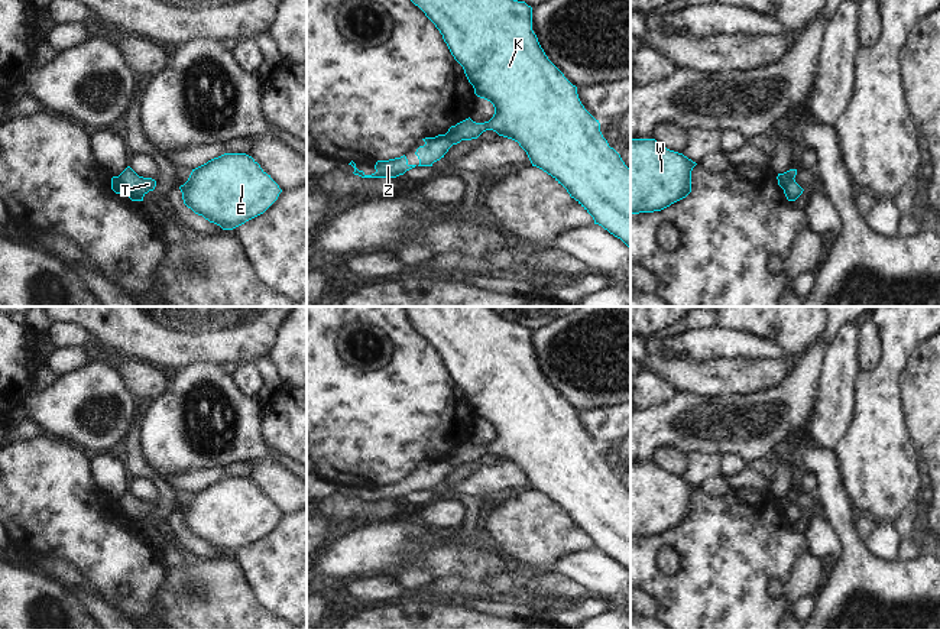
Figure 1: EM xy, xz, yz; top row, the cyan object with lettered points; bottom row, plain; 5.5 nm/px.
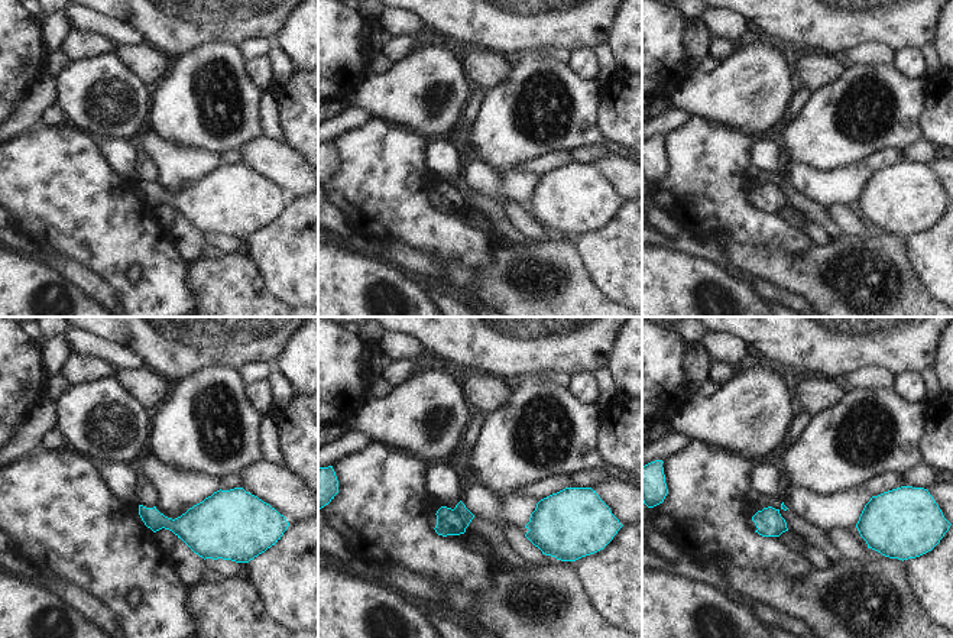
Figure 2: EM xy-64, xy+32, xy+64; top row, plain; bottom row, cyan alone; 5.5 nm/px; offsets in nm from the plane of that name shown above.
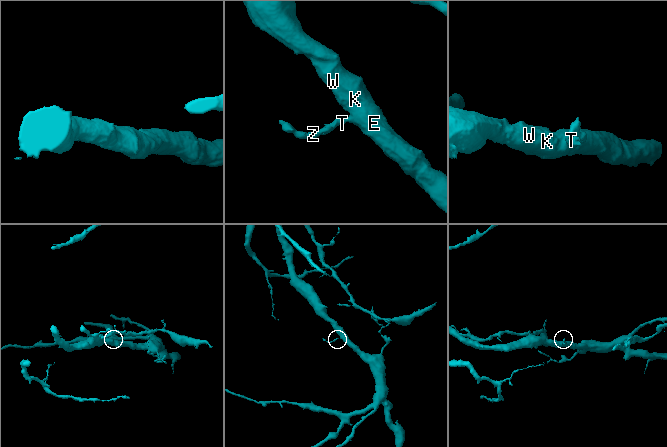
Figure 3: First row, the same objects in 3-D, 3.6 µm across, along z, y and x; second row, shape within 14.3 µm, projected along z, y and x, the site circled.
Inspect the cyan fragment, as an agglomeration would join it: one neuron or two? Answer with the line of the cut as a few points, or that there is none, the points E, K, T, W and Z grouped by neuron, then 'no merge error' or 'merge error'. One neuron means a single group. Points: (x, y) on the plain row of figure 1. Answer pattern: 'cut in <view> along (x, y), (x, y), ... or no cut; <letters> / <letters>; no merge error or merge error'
cut in xy along (116, 501), (126, 516); E K T W / Z; merge error

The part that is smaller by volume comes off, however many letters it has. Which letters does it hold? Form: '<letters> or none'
Z

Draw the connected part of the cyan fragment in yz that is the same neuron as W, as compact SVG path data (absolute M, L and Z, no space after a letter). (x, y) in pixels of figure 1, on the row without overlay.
M631 461L631 538L661 535L685 522L696 489L655 463Z

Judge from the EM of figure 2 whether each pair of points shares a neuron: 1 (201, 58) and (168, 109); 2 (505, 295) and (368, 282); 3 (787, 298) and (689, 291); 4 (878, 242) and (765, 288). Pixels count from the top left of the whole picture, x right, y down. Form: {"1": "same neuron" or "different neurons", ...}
{"1": "same neuron", "2": "different neurons", "3": "different neurons", "4": "different neurons"}

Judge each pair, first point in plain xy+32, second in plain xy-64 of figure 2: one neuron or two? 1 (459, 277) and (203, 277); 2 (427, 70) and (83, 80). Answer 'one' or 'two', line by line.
1: one
2: one

